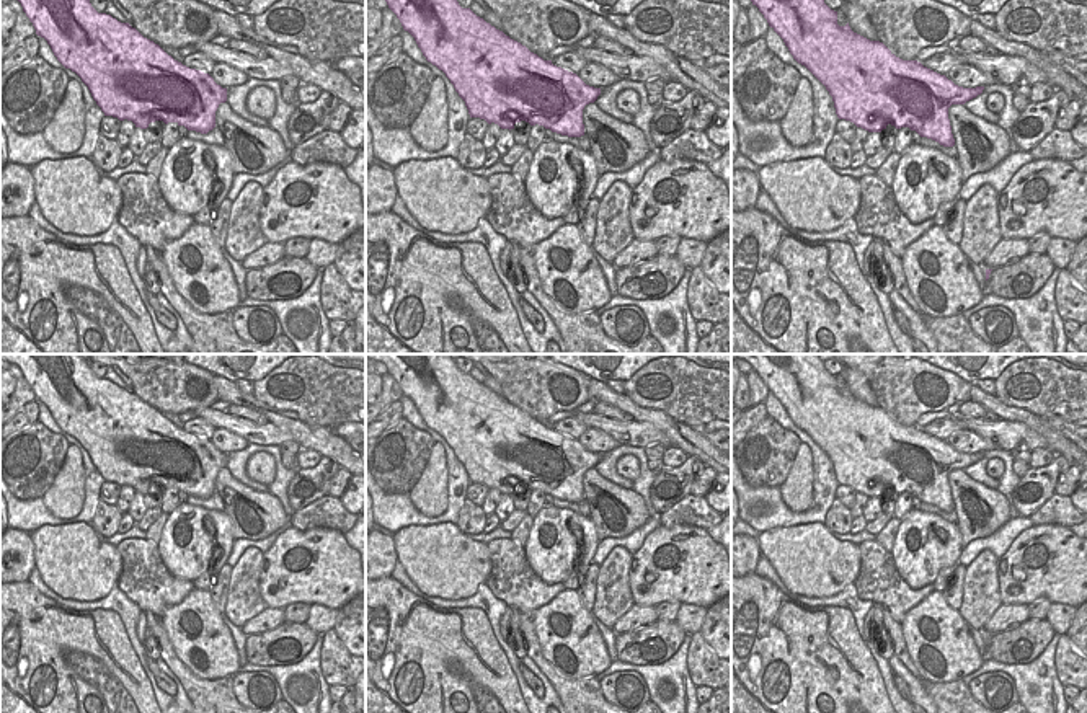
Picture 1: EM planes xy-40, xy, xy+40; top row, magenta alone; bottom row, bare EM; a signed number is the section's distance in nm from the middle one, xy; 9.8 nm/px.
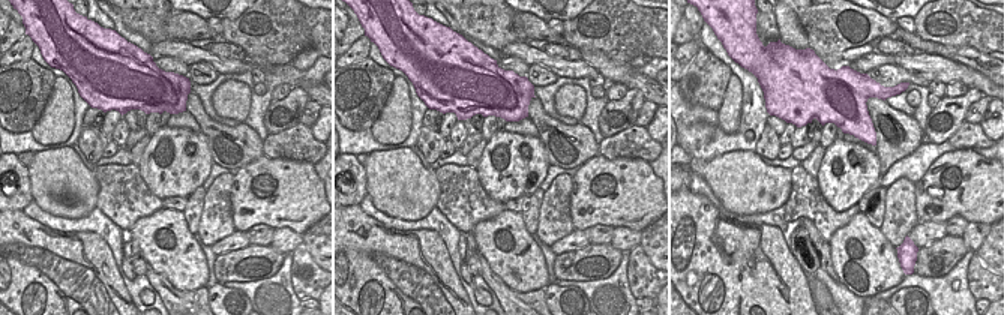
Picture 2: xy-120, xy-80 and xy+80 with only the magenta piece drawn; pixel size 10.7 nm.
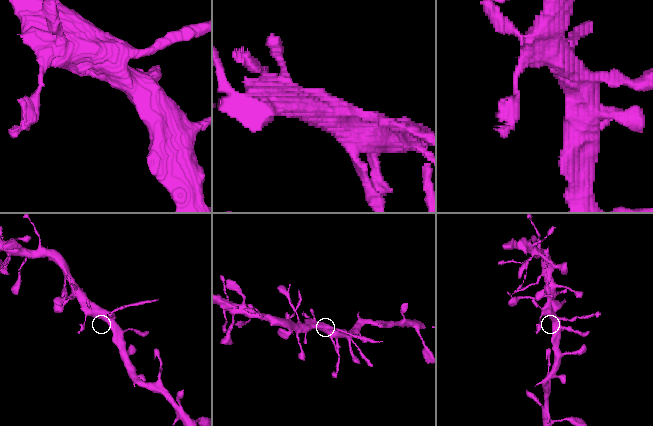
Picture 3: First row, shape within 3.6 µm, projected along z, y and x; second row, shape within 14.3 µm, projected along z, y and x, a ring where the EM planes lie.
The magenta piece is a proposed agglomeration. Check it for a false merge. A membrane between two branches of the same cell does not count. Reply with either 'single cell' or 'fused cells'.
fused cells

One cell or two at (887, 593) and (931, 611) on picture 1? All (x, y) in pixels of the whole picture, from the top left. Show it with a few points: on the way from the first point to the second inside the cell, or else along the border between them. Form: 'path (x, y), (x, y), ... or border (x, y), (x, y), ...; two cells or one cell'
border (934, 589), (900, 622); two cells

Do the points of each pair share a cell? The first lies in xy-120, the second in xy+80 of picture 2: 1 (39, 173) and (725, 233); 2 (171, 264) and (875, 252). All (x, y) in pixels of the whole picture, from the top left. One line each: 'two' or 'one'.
1: two
2: one

